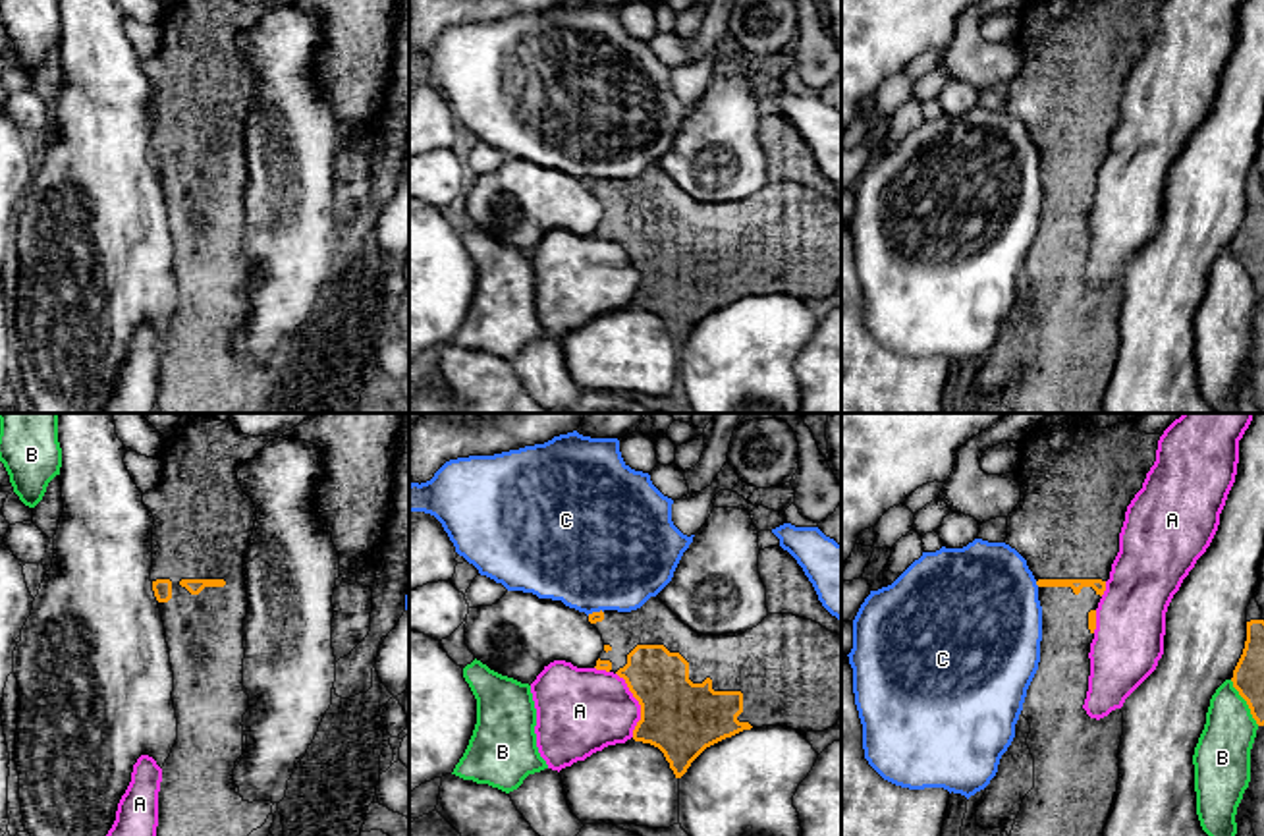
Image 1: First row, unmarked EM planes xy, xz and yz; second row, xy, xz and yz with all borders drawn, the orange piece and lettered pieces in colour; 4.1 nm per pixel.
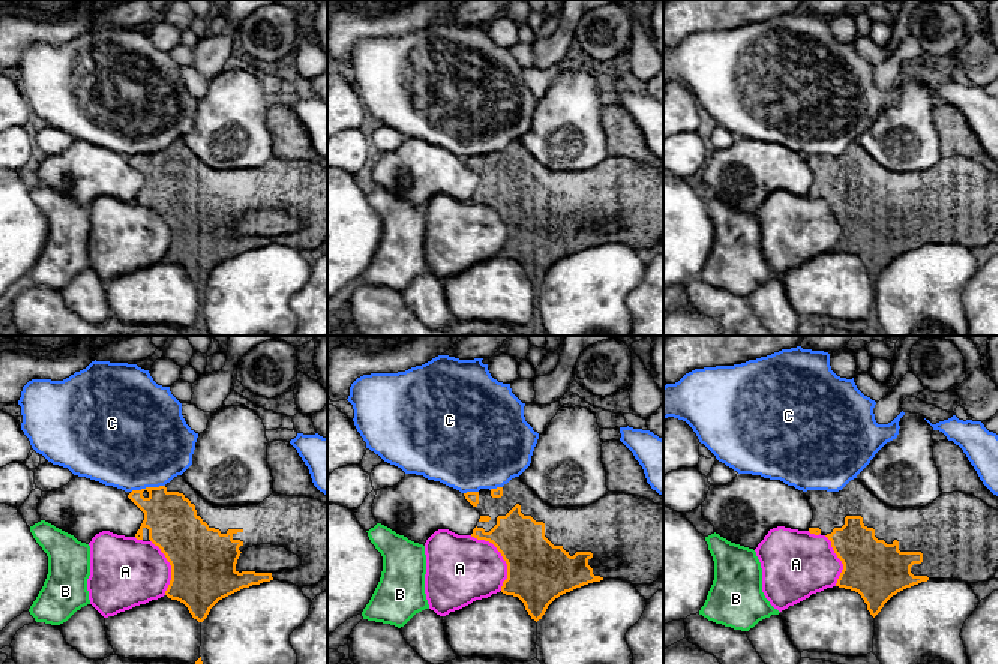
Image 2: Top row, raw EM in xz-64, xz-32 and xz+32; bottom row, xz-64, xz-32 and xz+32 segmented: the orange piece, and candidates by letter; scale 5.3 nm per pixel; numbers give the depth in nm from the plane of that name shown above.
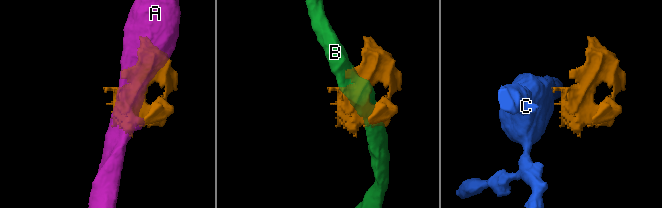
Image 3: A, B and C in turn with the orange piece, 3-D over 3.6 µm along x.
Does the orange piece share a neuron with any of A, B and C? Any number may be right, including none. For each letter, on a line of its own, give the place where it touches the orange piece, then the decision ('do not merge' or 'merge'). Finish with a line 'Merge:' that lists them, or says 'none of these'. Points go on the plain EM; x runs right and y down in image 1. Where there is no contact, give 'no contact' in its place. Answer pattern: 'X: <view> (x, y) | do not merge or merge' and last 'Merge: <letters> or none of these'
A: xz (639, 271) | do not merge
B: yz (1247, 271) | do not merge
C: yz (1037, 151) | do not merge
Merge: none of these

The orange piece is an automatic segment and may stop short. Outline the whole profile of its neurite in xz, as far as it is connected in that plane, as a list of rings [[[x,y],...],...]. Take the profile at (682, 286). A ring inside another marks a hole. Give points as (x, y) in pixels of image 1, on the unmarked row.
[[[658,164],[631,180],[589,181],[604,218],[596,237],[625,247],[641,272],[633,307],[658,315],[675,346],[710,313],[743,297],[787,293],[824,299],[841,286],[841,201],[793,181],[768,181],[737,205],[699,203]]]

